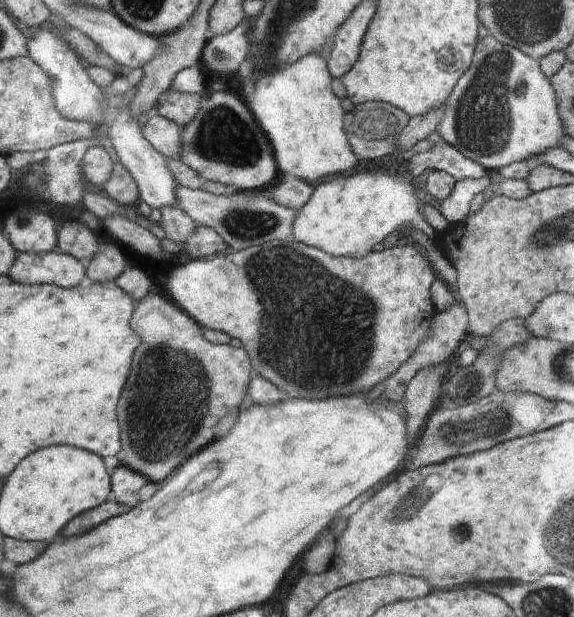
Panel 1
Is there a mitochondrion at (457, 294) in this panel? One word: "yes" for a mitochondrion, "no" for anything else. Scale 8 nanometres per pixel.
no

